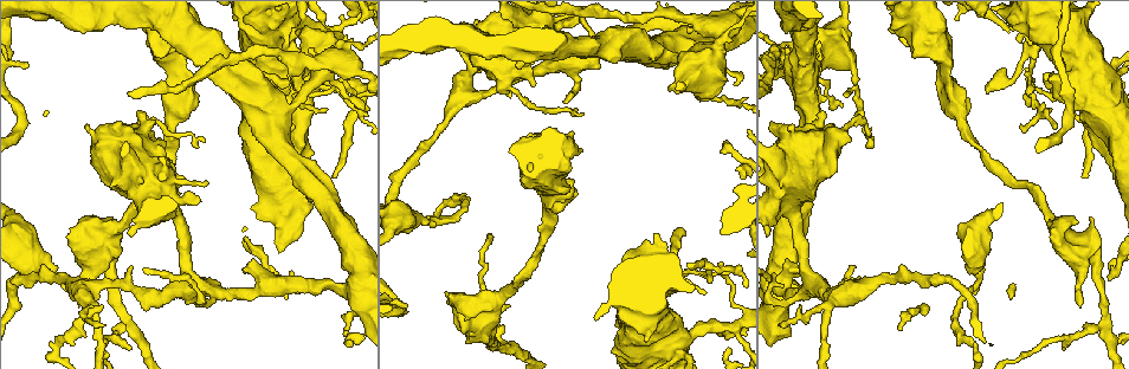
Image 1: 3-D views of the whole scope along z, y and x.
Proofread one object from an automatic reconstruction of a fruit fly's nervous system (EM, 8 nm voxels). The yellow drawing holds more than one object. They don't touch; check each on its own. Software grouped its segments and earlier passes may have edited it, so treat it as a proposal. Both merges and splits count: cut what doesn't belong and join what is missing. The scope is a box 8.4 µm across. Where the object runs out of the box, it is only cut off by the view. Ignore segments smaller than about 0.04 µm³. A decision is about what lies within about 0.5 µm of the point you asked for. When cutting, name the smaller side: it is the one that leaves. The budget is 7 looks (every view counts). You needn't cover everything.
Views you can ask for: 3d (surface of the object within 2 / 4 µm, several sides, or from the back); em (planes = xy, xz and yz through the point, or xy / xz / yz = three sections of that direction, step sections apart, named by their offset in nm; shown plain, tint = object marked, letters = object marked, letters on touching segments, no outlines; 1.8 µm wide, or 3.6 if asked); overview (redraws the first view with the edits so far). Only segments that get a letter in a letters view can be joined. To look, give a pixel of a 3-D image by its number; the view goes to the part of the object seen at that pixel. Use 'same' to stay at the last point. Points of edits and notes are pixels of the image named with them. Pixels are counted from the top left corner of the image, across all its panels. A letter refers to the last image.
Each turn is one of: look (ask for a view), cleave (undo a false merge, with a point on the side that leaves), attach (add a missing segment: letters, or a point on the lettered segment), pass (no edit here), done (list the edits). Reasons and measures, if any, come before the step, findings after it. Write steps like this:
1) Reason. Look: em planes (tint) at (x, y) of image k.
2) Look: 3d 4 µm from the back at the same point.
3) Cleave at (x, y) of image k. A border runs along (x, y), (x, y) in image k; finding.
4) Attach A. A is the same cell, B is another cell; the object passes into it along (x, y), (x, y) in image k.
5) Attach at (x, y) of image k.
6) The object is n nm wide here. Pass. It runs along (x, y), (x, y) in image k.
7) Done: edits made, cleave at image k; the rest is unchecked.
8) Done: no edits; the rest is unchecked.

A narrow waist. Look: 3d 4 µm at (339, 56) of image 1.

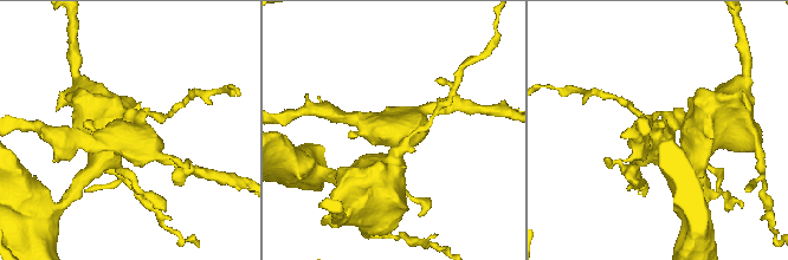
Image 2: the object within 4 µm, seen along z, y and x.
4 arms meet here; now the EM. Look: em yz step 16 (letters) at (395, 137) of image 2.

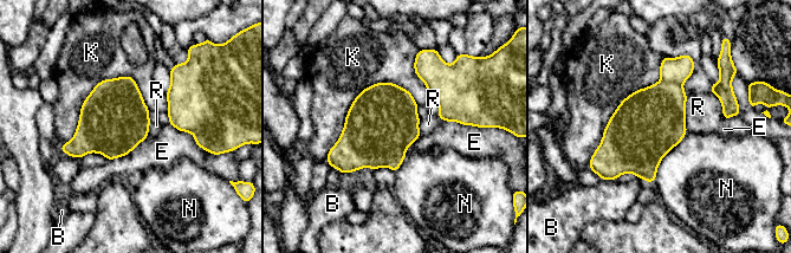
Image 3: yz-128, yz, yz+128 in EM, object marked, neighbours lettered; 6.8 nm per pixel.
Look: em xy step 8 (letters) at the same point.

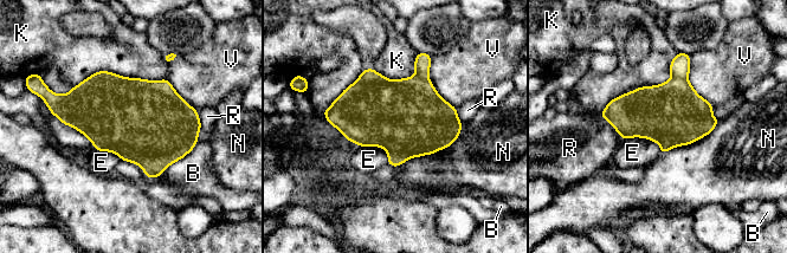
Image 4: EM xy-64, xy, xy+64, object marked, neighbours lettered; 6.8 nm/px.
The object is 440 nm wide here; the longest contact is with K, 700 nm. Cleave at (672, 112) of image 4. B, E, K, N, R and V are other cells; a second neuron is stuck on.

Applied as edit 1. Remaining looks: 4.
Look: overview.

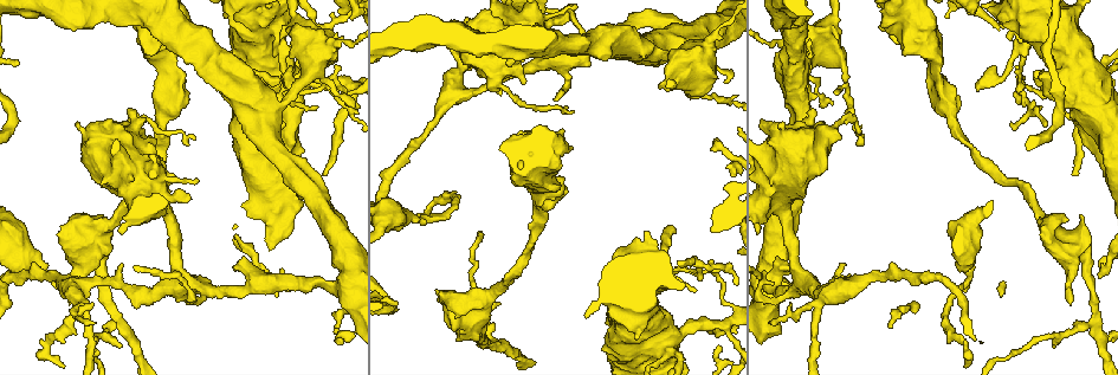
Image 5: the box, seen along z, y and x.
Abrupt turn. Look: 3d 4 µm at (543, 162) of image 5.

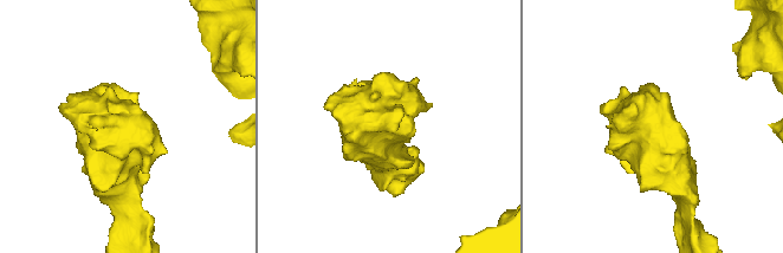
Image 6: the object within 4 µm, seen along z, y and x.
Shape alone is not enough. Look: em 3.6 µm xz step 4 (tint) at the same point.

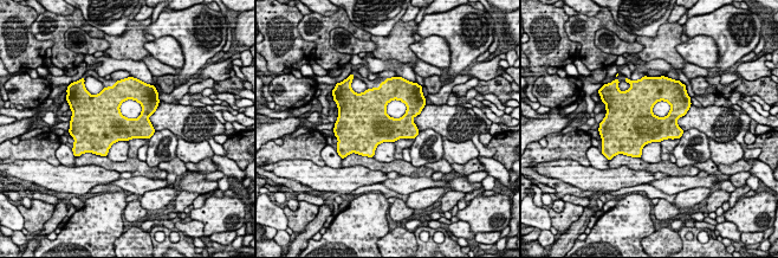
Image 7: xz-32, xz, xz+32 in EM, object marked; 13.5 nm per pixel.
Look: em 3.6 µm planes (letters) at the same point.

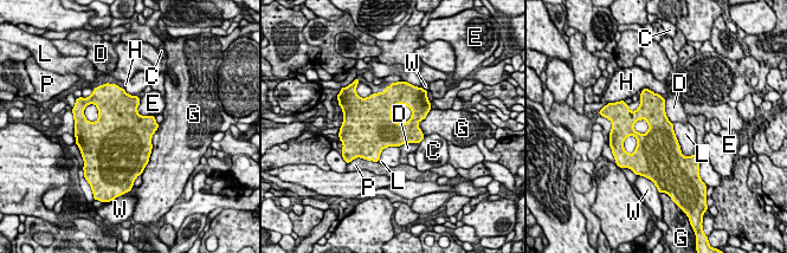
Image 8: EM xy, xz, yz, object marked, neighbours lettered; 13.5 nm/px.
Pass. C, D, E, G, H, L, P and W are other cells; all the same neuron.

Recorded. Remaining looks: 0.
Done: edits made, cleave at image 4; the rest is unchecked.

